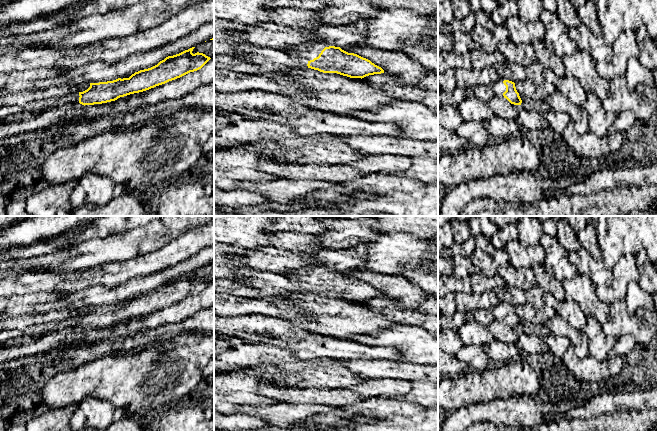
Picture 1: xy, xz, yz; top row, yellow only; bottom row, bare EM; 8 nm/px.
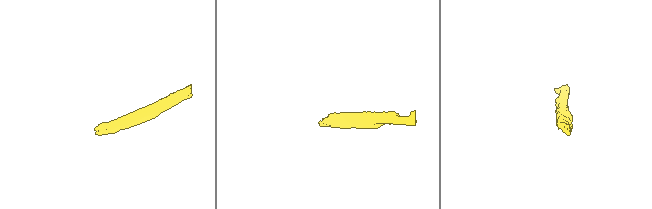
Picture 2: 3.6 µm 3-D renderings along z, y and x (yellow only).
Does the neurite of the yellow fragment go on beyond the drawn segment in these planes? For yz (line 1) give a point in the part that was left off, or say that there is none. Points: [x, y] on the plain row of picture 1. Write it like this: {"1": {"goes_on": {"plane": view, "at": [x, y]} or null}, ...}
{"1": {"goes_on": {"plane": "yz", "at": [498, 311]}}}

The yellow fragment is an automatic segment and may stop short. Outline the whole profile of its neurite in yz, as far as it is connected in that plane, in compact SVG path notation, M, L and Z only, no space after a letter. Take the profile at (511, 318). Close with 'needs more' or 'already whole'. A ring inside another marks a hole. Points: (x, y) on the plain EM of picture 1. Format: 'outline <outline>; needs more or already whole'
outline M500 301L498 305L490 309L490 312L496 320L503 320L511 328L521 329L522 324L516 314L515 307L510 303Z; needs more

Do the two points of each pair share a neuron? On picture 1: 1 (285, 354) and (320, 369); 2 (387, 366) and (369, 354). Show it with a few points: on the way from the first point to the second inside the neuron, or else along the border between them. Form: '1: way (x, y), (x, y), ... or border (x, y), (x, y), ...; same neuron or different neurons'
1: way (294, 363), (298, 367), (311, 369); same neuron
2: border (352, 359), (389, 359), (398, 361); different neurons

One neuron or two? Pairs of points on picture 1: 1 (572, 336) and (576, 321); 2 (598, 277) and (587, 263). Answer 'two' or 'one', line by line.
1: two
2: one

